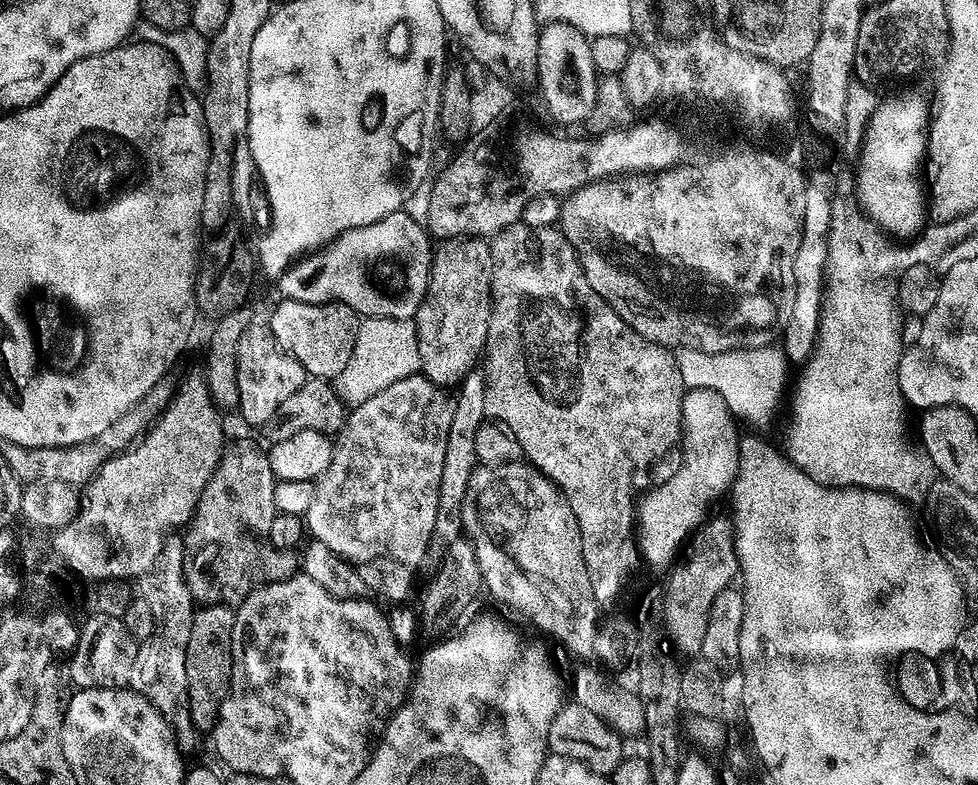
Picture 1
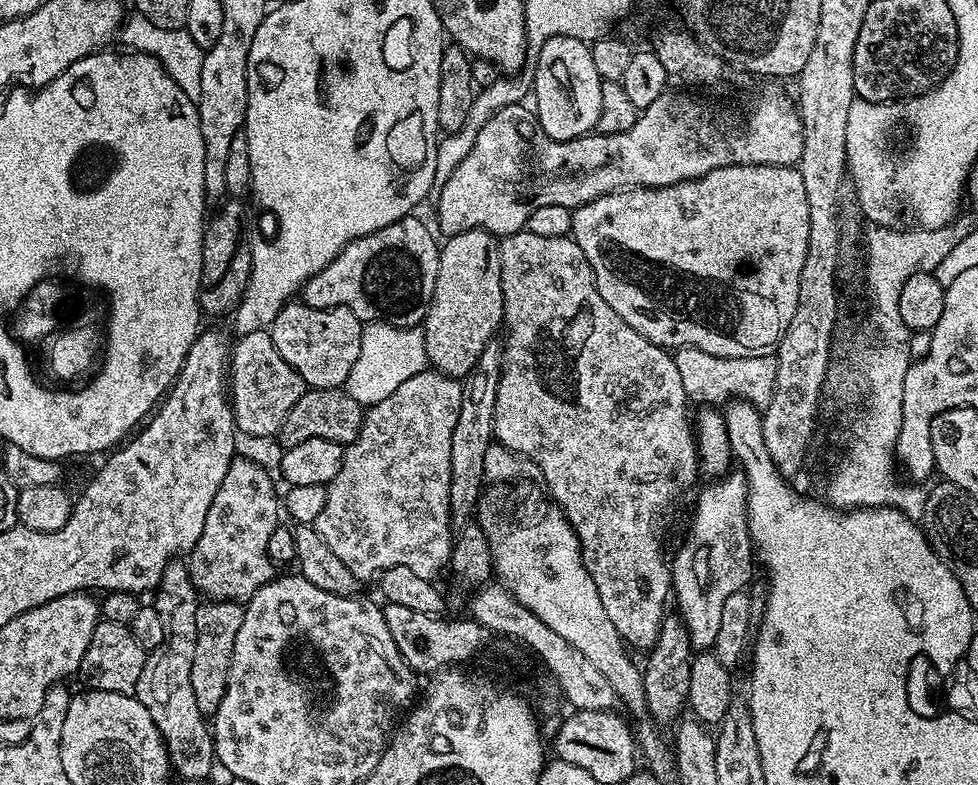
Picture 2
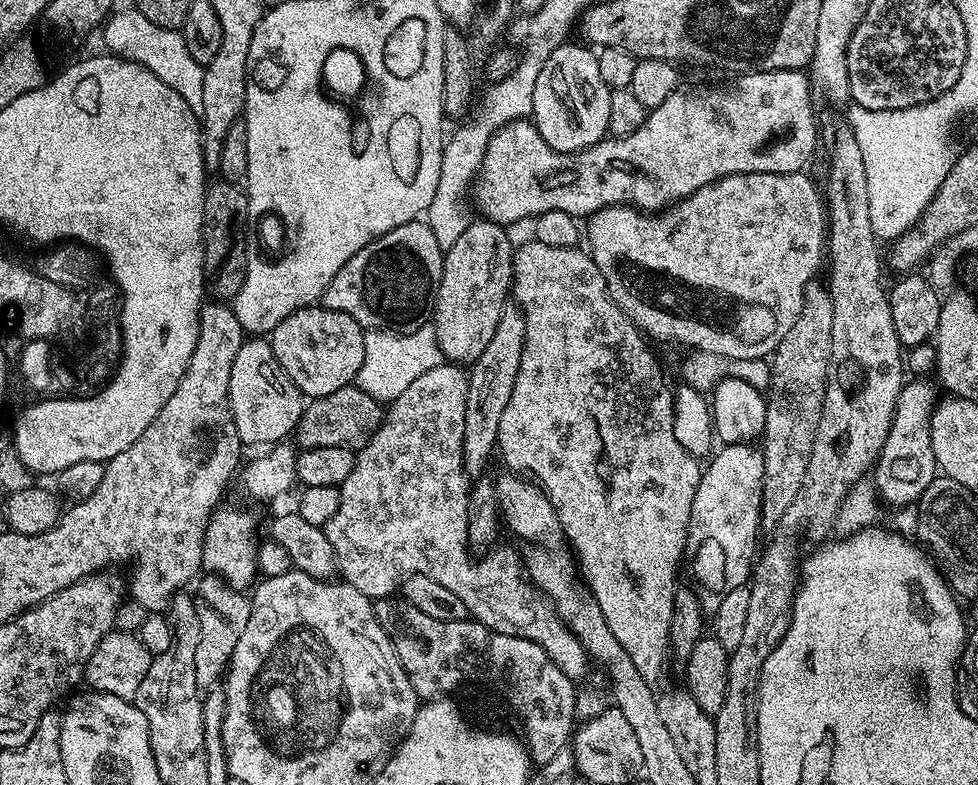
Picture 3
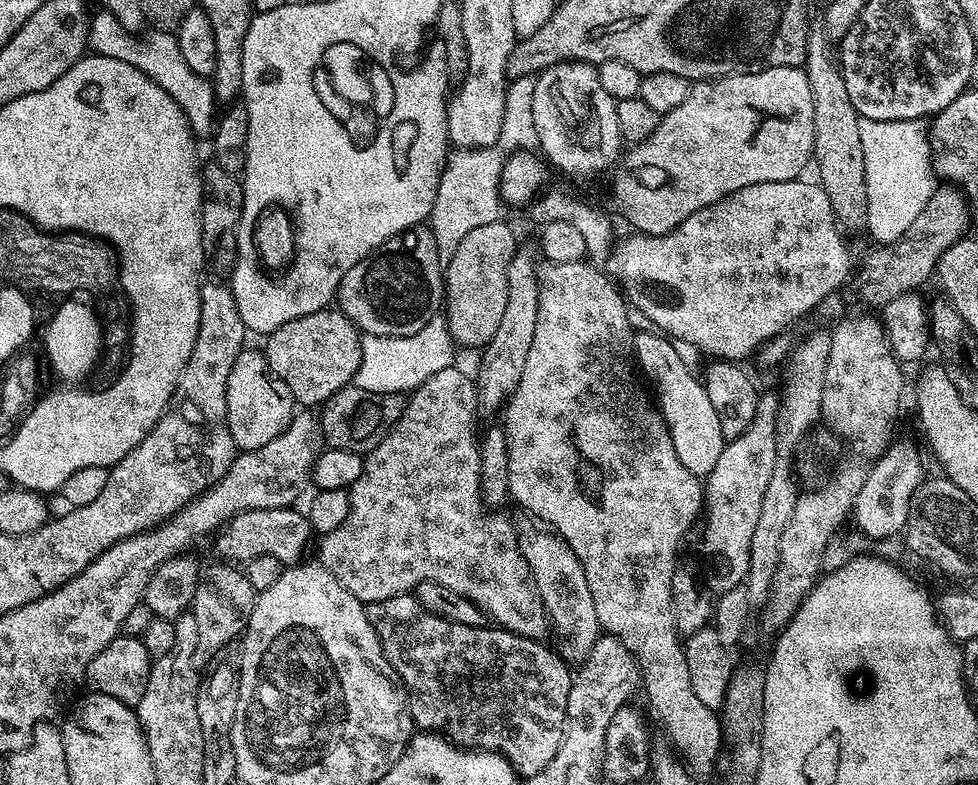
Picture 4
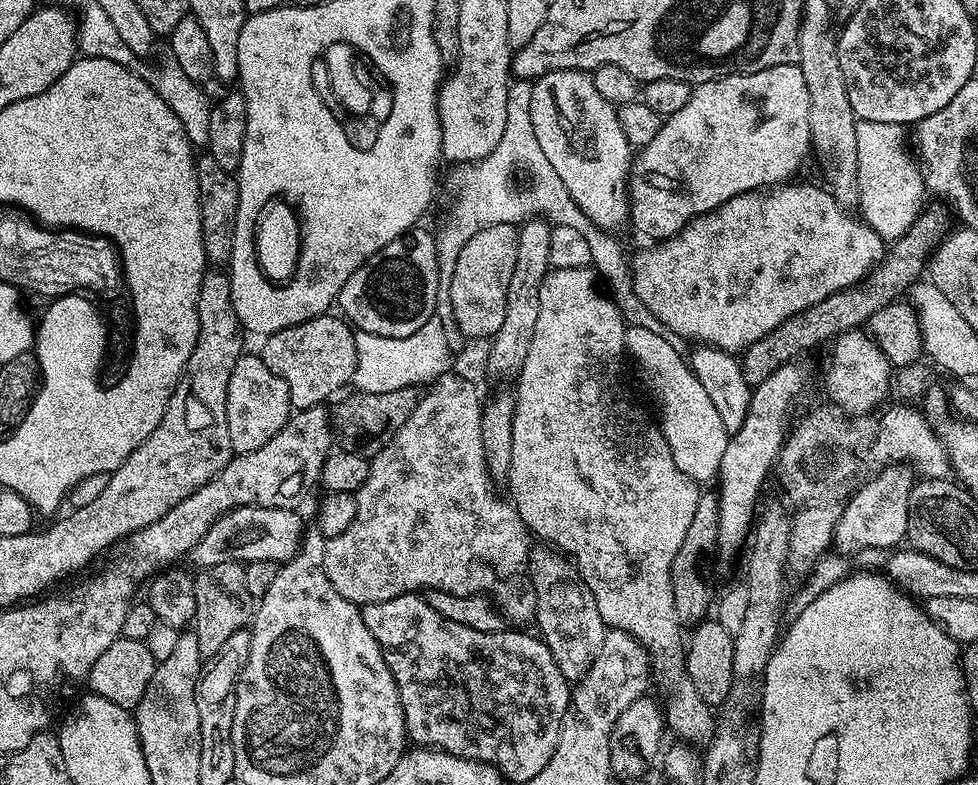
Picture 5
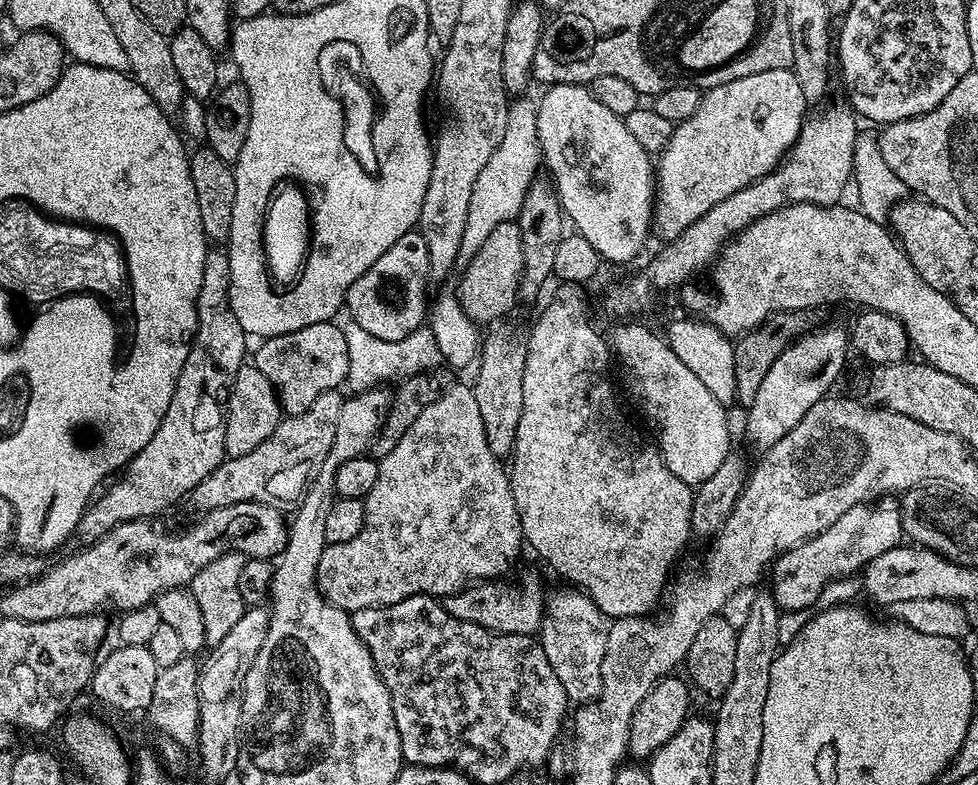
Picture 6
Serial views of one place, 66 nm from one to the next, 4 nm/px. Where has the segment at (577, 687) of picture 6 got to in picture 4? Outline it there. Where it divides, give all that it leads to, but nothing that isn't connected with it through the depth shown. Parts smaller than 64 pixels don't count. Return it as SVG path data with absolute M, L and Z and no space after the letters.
M532 524L526 525L524 532L522 528L519 533L522 558L526 558L530 574L534 574L538 594L542 594L551 631L554 636L556 632L560 639L560 654L568 662L582 661L588 657L590 650L594 650L594 642L602 634L598 614L594 614L594 597L590 594L590 585L586 582L582 562L562 537L547 527Z

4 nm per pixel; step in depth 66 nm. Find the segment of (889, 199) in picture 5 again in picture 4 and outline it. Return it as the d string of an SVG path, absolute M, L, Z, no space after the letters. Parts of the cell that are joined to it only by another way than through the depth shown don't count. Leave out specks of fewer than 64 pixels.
M865 120L858 122L862 138L862 158L866 158L866 232L876 239L877 245L889 244L898 238L918 218L918 210L926 206L934 187L932 145L930 132L919 120Z

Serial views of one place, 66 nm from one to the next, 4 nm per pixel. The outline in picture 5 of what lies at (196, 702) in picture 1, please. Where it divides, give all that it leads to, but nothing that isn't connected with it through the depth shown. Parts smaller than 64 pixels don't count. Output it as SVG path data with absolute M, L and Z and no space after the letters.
M225 562L199 569L194 576L194 606L194 631L200 640L200 647L205 653L215 654L226 642L226 638L230 638L230 634L248 628L254 615L254 598L246 590L244 565Z

